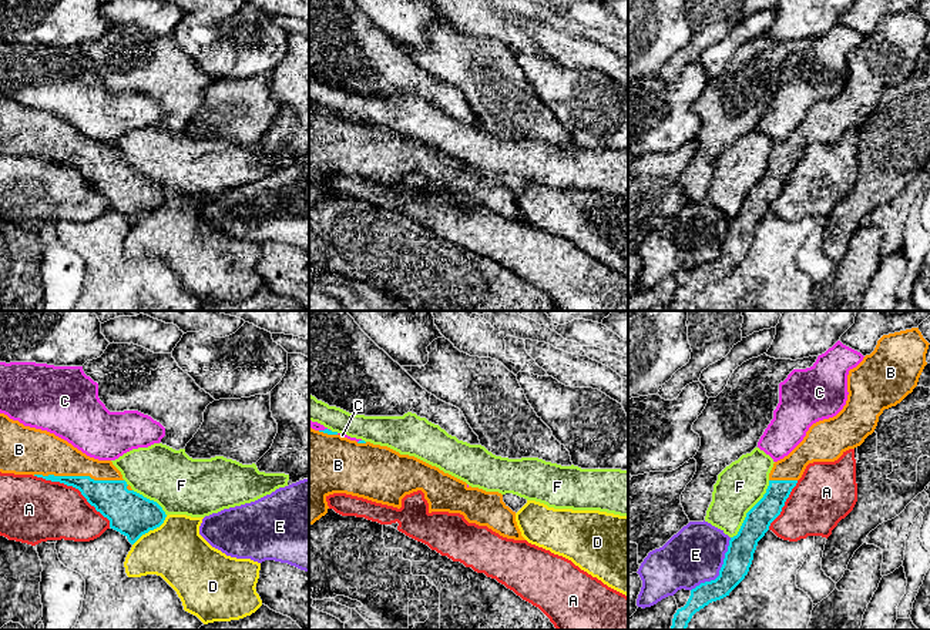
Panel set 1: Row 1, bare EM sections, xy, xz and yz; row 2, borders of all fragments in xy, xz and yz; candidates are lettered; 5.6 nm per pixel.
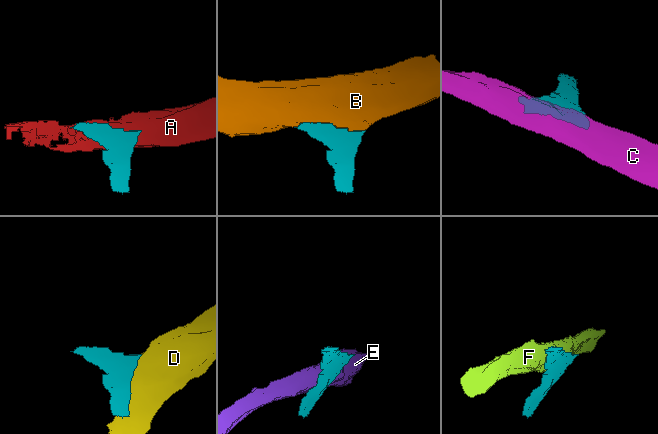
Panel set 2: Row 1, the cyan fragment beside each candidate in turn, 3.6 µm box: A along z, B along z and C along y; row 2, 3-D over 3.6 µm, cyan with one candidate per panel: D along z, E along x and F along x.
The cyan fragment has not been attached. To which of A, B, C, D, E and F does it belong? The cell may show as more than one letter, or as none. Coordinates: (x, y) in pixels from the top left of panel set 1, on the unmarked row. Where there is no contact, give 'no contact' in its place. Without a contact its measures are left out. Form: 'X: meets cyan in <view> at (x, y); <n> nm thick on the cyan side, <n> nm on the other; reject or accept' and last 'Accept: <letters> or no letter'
A: meets cyan in xy at (76, 168); 200 nm thick on the cyan side, 340 nm on the other; reject
B: meets cyan in xy at (79, 157); 200 nm thick on the cyan side, 240 nm on the other; accept
C: meets cyan in xz at (325, 110); 30 nm thick on the cyan side, 50 nm on the other; reject
D: meets cyan in xy at (150, 210); 240 nm thick on the cyan side, 340 nm on the other; reject
E: meets cyan in yz at (719, 251); 160 nm thick on the cyan side, 320 nm on the other; reject
F: meets cyan in yz at (749, 191); 150 nm thick on the cyan side, 260 nm on the other; reject
Accept: B

